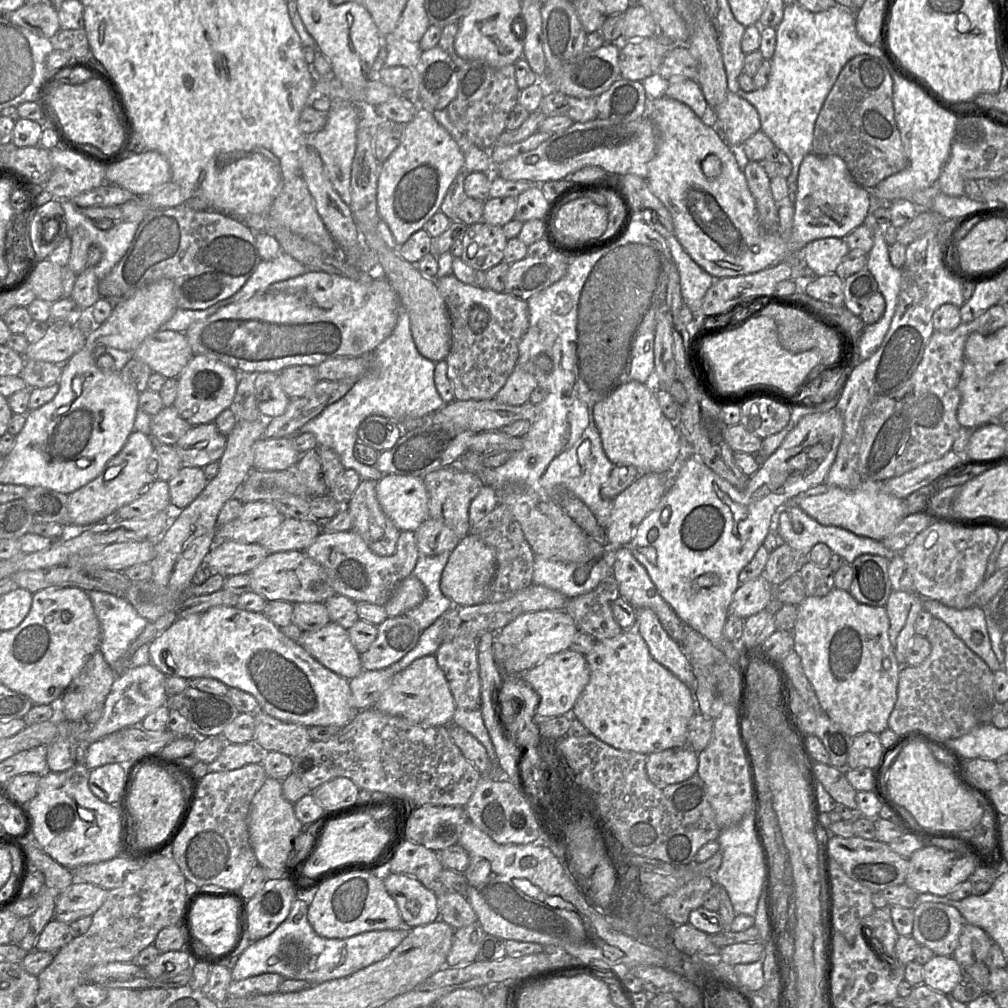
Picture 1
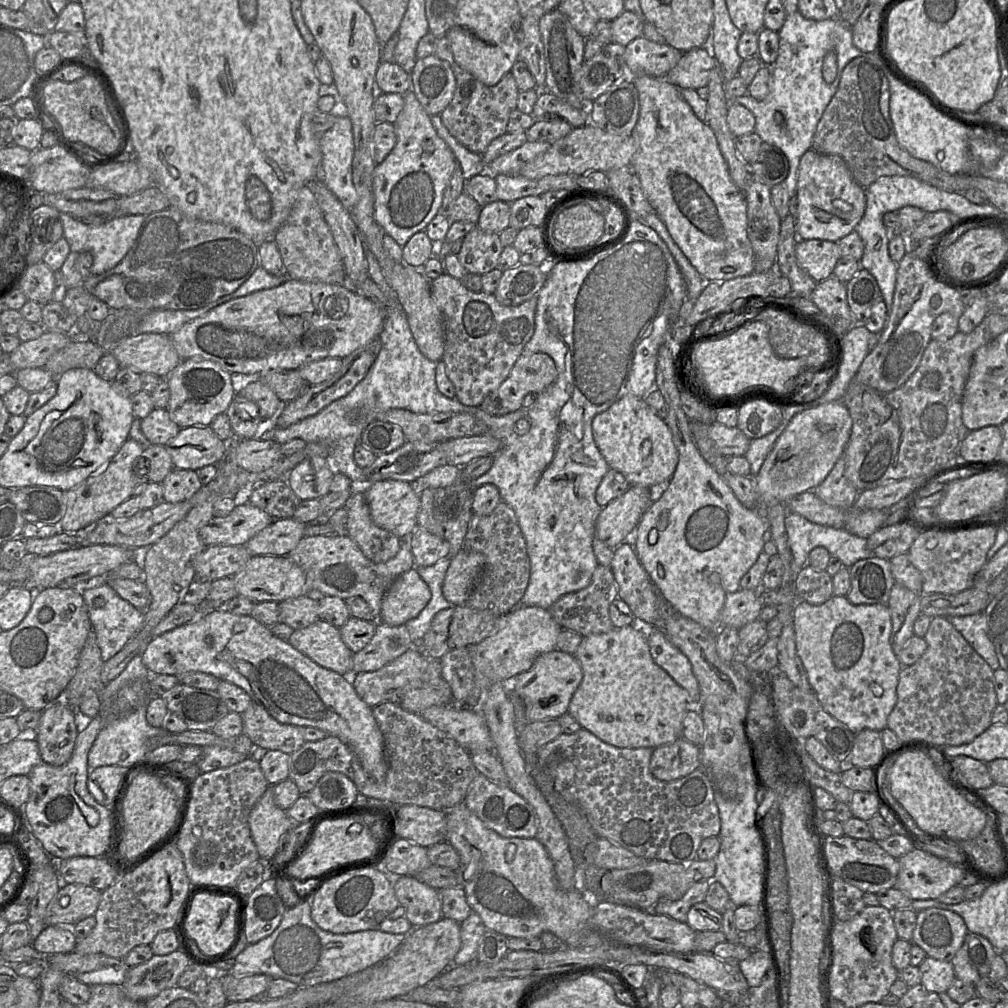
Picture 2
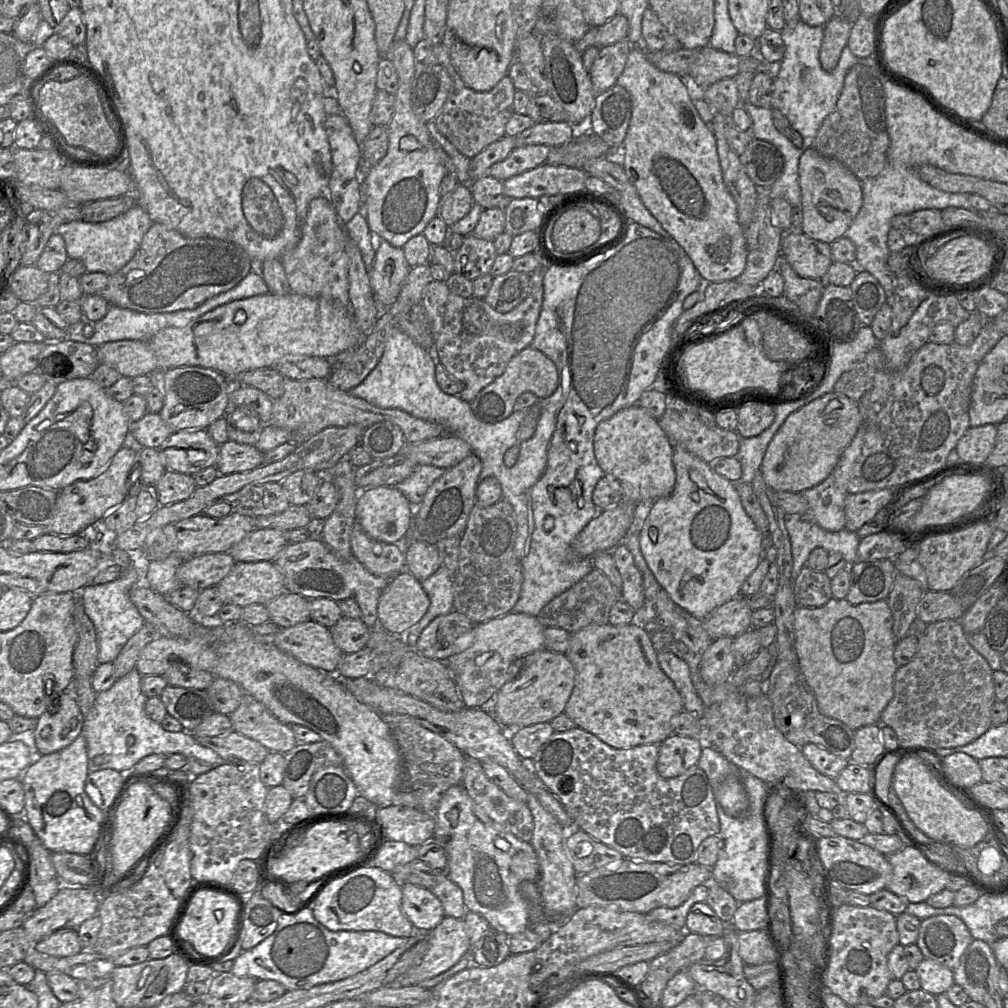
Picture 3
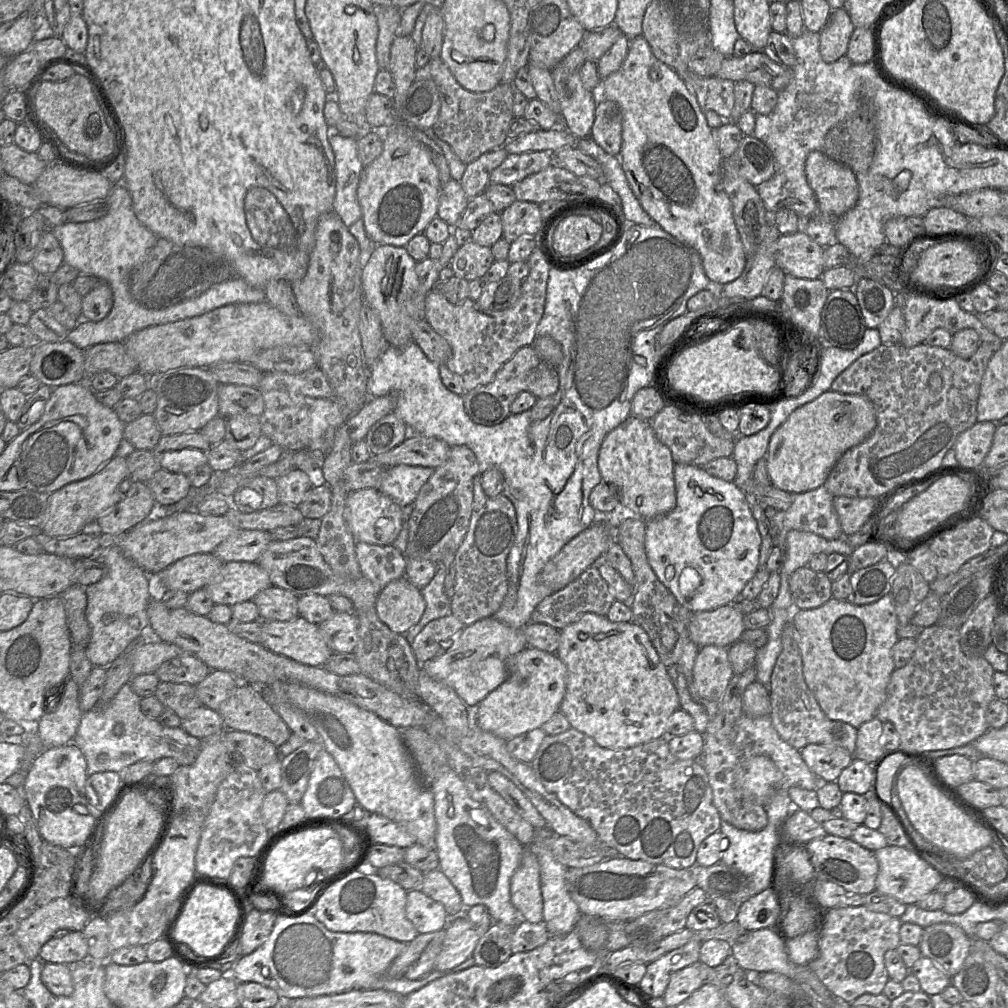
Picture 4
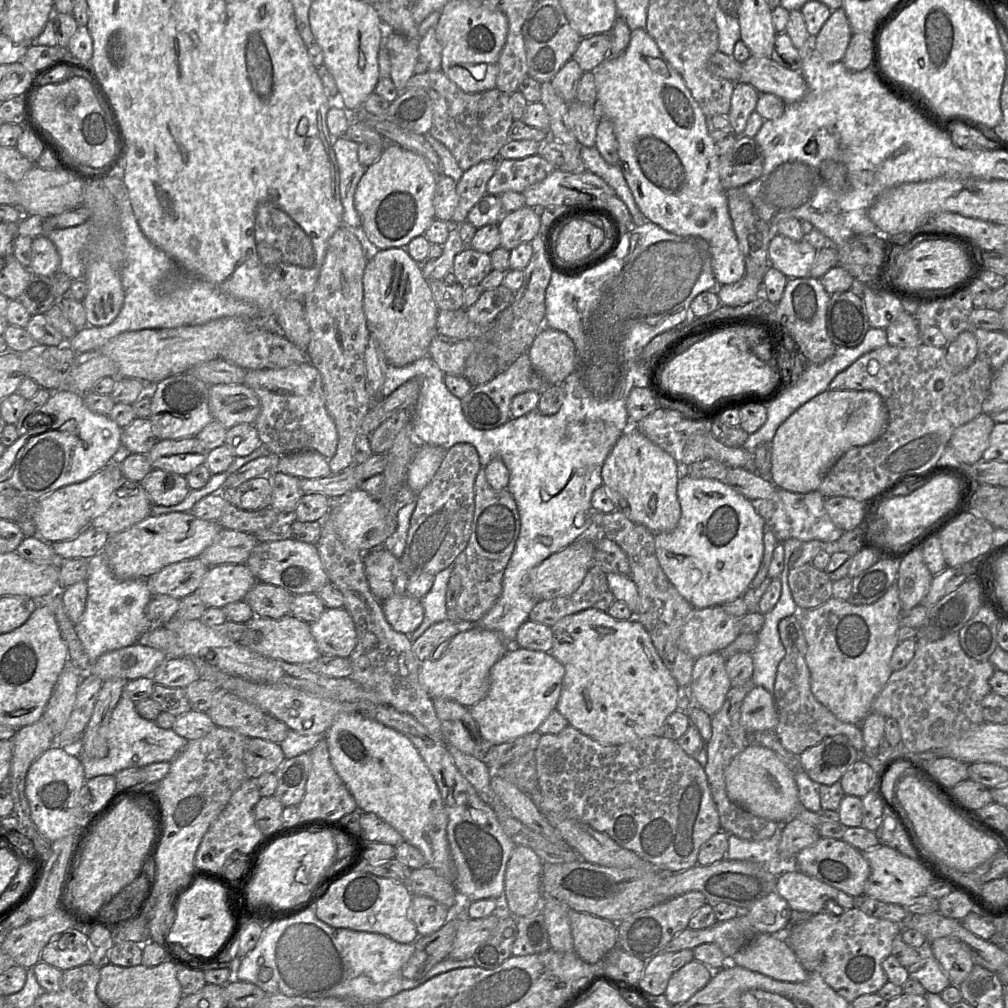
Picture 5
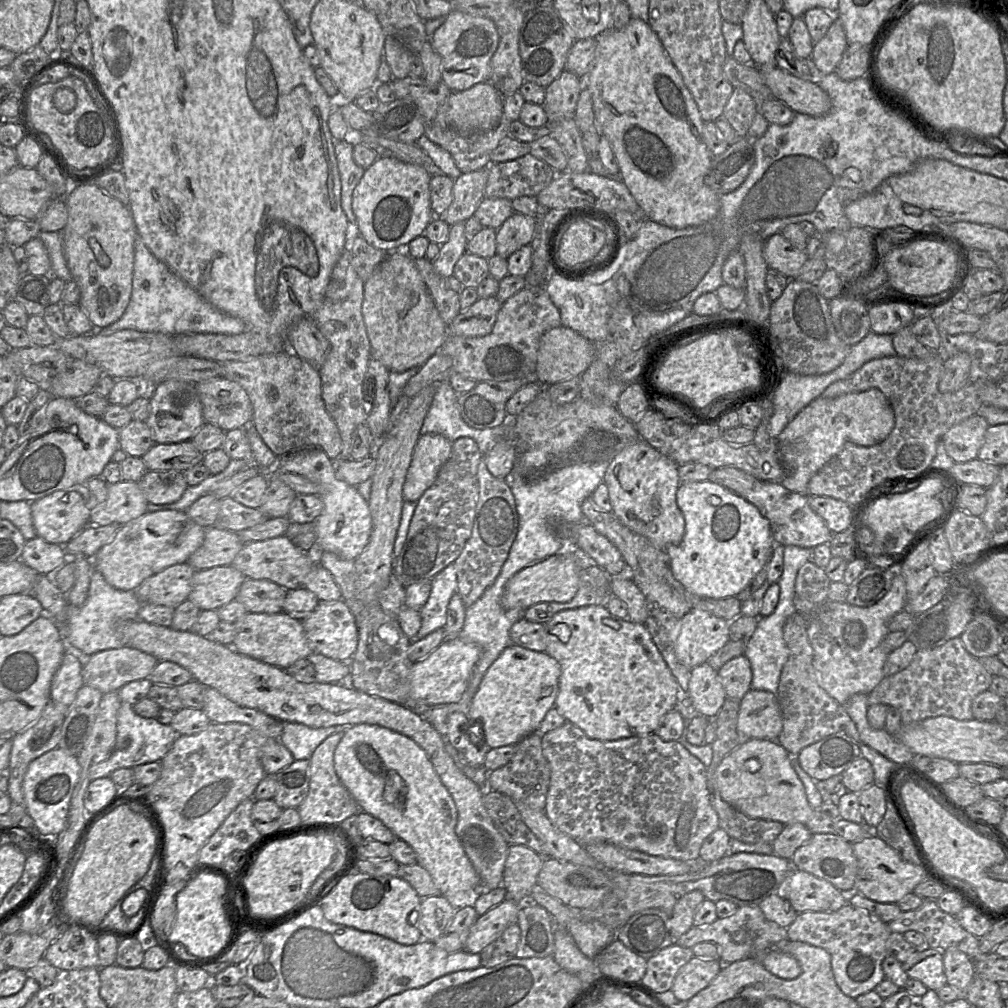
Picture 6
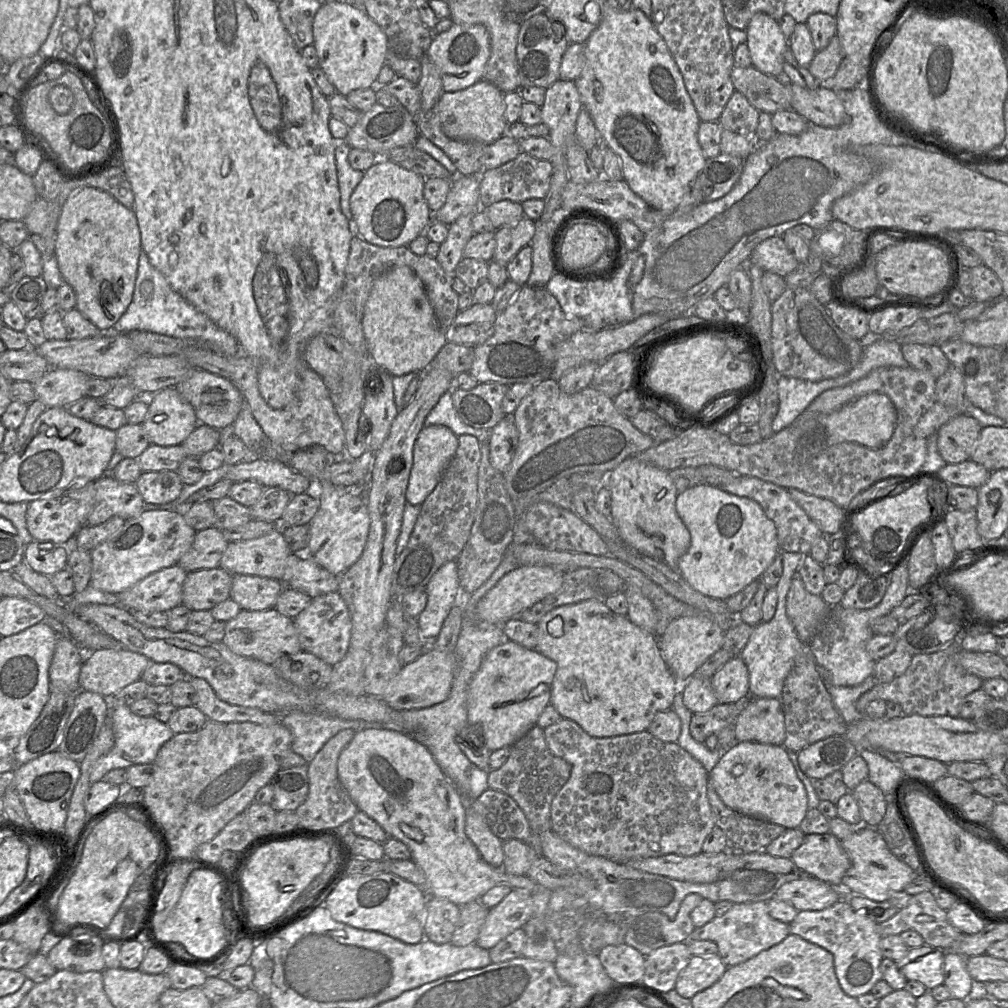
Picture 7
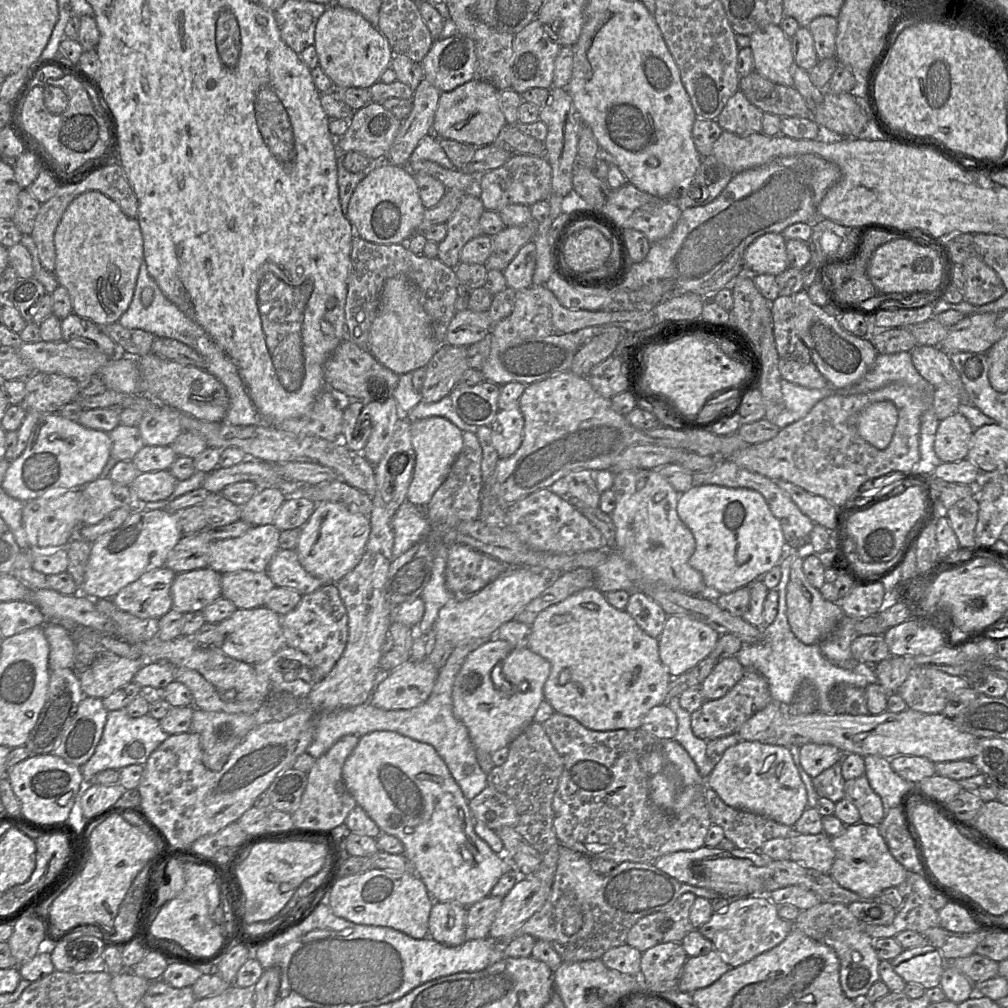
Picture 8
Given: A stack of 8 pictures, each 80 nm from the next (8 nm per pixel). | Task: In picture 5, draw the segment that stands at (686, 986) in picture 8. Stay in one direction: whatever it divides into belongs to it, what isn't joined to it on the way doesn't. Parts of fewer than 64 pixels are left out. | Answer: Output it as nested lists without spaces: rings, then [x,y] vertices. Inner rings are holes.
[[[693,959],[672,974],[664,995],[671,1004],[679,1006],[704,988],[713,975],[713,969]]]

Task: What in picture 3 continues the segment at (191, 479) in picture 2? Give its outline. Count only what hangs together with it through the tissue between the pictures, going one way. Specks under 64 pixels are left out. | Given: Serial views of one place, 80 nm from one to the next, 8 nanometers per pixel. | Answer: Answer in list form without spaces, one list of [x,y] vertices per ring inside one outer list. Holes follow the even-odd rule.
[[[167,470],[155,484],[160,505],[170,505],[188,499],[197,485],[192,475]]]

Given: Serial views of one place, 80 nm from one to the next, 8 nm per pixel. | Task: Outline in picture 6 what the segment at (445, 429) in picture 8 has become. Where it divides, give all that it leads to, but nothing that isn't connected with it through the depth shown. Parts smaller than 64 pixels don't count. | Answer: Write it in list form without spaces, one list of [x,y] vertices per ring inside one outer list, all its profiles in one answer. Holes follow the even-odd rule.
[[[423,434],[419,437],[403,486],[405,501],[417,502],[433,485],[451,455],[452,445],[440,434]]]

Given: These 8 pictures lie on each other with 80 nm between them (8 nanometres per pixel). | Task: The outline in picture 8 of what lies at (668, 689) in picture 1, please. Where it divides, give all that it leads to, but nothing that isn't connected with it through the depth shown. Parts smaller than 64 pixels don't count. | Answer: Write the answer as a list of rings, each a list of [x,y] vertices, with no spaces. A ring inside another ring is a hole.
[[[595,586],[572,594],[563,601],[551,605],[545,610],[541,611],[531,625],[531,634],[527,648],[542,656],[551,664],[550,674],[543,687],[545,701],[552,706],[556,713],[574,718],[587,729],[593,731],[639,729],[643,717],[652,708],[666,703],[666,696],[672,677],[660,660],[658,639],[652,638],[646,634],[626,610],[618,610],[611,606],[607,602],[605,594],[603,594]]]

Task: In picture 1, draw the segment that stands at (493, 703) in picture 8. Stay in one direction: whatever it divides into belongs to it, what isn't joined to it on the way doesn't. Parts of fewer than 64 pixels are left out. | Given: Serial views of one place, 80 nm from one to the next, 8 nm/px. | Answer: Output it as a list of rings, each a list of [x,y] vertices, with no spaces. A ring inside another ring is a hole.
[[[567,649],[553,654],[525,673],[514,678],[521,679],[528,687],[532,687],[539,696],[536,709],[538,718],[551,718],[570,714],[575,702],[590,680],[590,668],[584,655]]]

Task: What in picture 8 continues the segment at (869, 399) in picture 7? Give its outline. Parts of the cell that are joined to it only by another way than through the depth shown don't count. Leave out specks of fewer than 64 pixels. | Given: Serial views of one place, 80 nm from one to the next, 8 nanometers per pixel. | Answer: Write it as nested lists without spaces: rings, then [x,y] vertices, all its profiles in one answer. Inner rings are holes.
[[[874,402],[859,413],[857,430],[866,442],[883,450],[892,439],[897,421],[898,412],[892,402]]]

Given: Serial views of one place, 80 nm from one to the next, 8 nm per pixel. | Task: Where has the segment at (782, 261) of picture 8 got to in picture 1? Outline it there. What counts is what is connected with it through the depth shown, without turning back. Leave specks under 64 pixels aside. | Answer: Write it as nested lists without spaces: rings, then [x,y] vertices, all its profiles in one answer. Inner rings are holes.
[[[828,237],[809,242],[801,251],[801,258],[812,276],[836,273],[843,257],[850,251],[842,238]]]

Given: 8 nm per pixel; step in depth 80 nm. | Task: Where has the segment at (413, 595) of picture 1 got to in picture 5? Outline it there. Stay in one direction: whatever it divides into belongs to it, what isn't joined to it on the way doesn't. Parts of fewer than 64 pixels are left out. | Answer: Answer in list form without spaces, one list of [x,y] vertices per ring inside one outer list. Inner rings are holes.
[[[407,593],[392,596],[381,604],[386,620],[397,632],[409,636],[422,623],[424,609],[421,600]]]

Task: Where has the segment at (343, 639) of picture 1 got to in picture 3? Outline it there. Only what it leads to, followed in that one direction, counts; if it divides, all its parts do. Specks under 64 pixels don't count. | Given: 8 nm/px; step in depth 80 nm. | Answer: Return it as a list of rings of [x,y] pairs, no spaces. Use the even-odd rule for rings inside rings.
[[[308,620],[287,628],[280,628],[273,643],[279,650],[293,656],[300,662],[326,673],[334,673],[343,652],[335,645],[330,629]]]

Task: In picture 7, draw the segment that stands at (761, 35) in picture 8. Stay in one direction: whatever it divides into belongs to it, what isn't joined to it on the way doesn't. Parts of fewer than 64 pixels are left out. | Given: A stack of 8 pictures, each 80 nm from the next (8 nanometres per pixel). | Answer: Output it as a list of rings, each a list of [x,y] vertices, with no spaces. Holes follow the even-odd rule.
[[[759,12],[751,18],[745,31],[752,66],[764,74],[782,78],[788,42],[778,22]]]

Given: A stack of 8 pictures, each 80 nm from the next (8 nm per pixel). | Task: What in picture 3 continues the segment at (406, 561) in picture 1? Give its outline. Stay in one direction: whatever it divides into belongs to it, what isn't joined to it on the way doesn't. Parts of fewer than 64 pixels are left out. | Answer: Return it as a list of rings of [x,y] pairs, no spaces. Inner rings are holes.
[[[320,538],[288,543],[272,561],[283,574],[286,591],[299,594],[309,600],[354,599],[361,610],[360,619],[370,628],[378,625],[378,601],[392,577],[371,573],[354,555],[348,559],[338,558]]]

